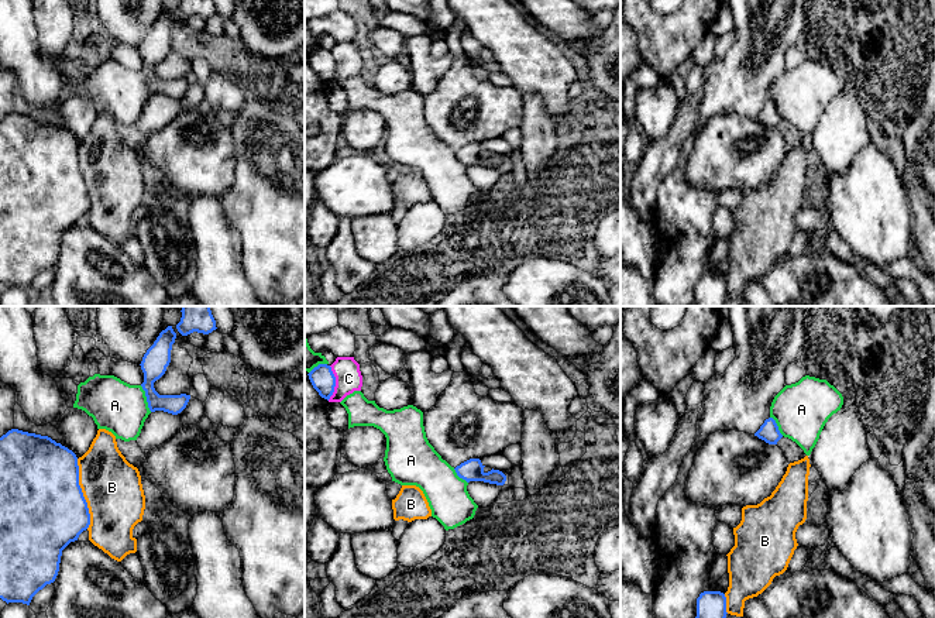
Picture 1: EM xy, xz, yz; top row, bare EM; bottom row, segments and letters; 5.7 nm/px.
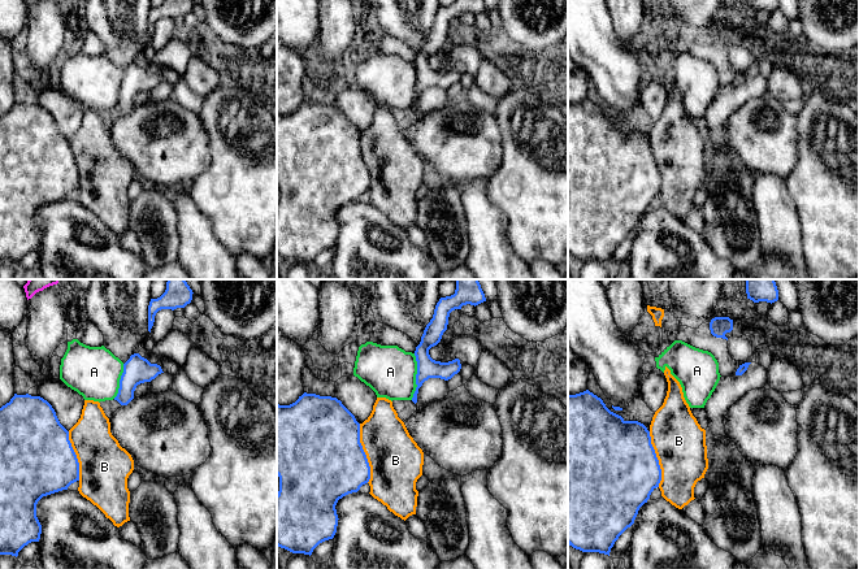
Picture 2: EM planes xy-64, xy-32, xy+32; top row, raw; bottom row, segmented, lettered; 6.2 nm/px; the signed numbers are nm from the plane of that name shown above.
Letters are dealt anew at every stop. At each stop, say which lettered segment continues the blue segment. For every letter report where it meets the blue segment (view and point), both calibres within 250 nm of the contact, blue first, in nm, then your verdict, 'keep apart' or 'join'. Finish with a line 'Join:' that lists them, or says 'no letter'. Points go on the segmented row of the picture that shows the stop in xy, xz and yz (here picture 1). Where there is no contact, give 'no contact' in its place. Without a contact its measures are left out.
A: xy (147, 398) | 150/300 nm | keep apart
B: xy (82, 494) | 480/340 nm | keep apart
C: xz (334, 383) | 140/150 nm | keep apart
Join: no letter

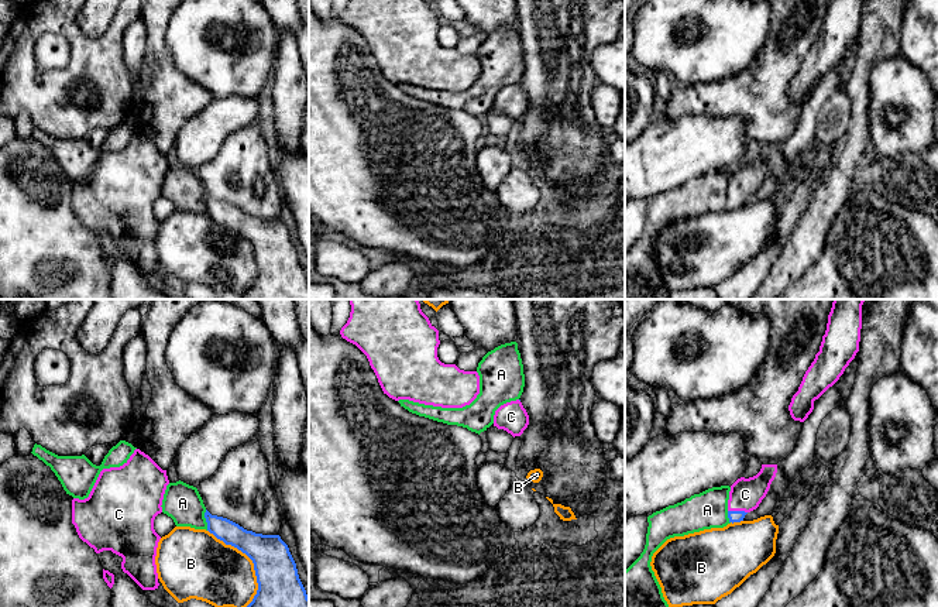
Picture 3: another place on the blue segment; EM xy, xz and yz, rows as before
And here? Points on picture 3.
A: xy (206, 520) | 130/220 nm | keep apart
B: xy (253, 562) | 240/360 nm | keep apart
C: yz (738, 511) | 60/180 nm | join
Join: C

